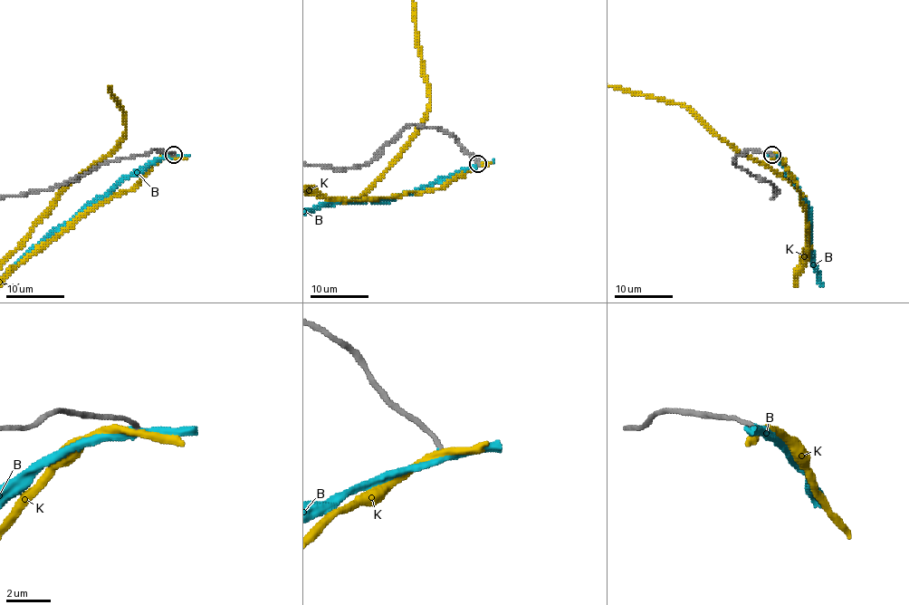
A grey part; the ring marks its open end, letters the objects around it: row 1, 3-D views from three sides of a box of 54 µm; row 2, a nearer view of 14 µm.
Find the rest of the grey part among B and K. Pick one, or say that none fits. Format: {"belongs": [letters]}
{"belongs": ["B"]}

